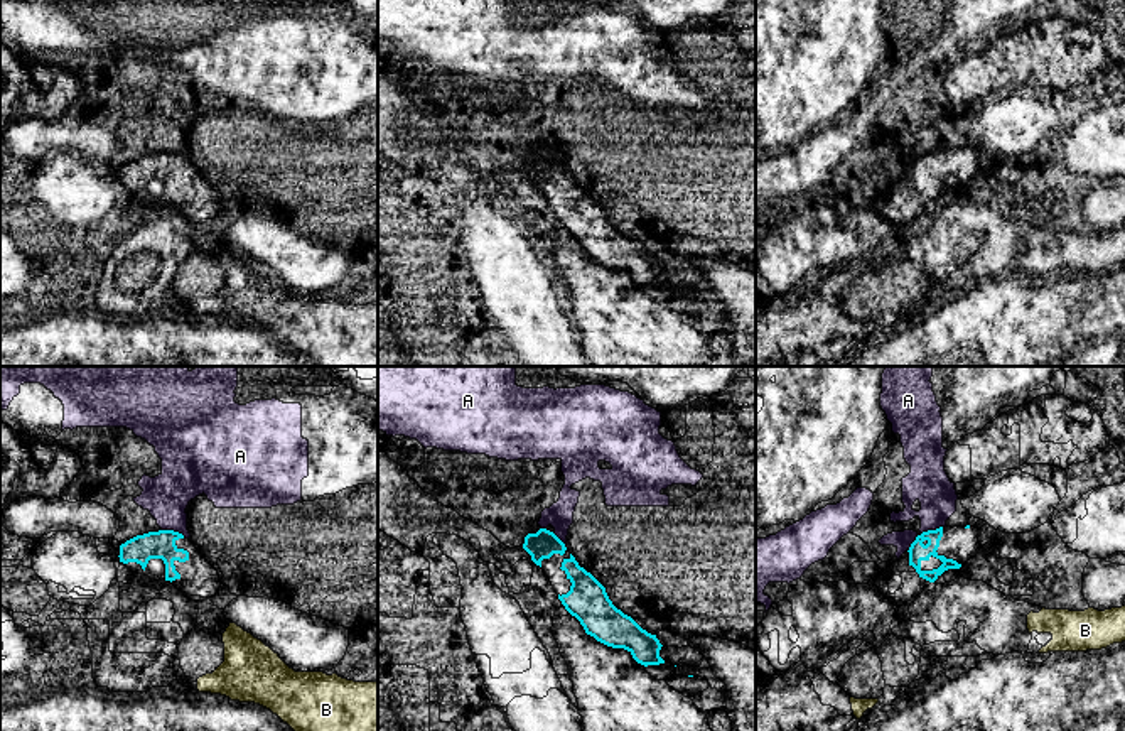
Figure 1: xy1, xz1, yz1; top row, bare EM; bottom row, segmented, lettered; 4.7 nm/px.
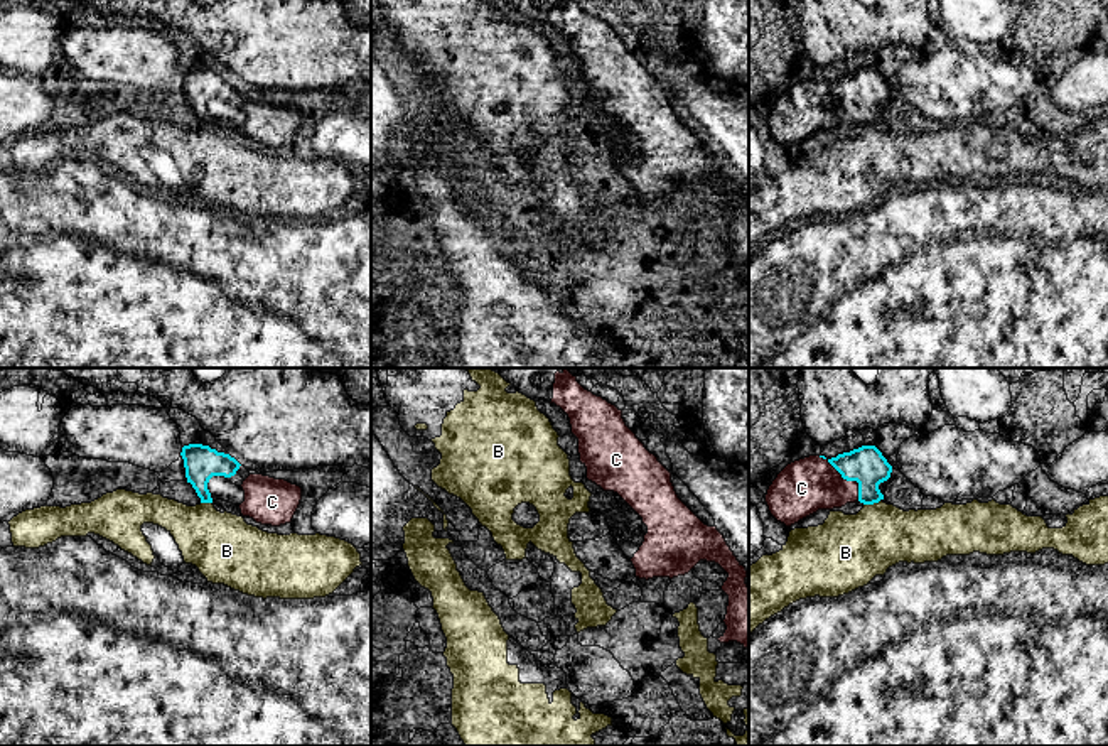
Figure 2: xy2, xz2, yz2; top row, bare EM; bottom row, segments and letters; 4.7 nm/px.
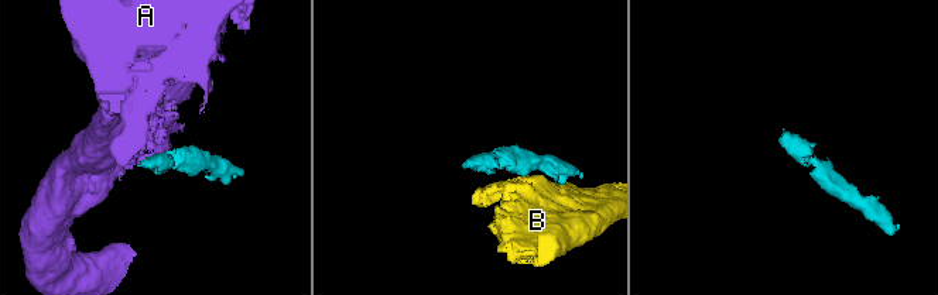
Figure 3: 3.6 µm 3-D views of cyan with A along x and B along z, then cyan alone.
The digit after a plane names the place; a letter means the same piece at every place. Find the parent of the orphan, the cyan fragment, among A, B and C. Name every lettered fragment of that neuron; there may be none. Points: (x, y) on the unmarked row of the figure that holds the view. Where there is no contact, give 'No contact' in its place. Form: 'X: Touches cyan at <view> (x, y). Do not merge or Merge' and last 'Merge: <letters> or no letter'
A: Touches cyan at xy1 (172, 152). Do not merge
B: Touches cyan at yz2 (871, 125). Do not merge
C: Touches cyan at yz2 (847, 102). Merge
Merge: C

